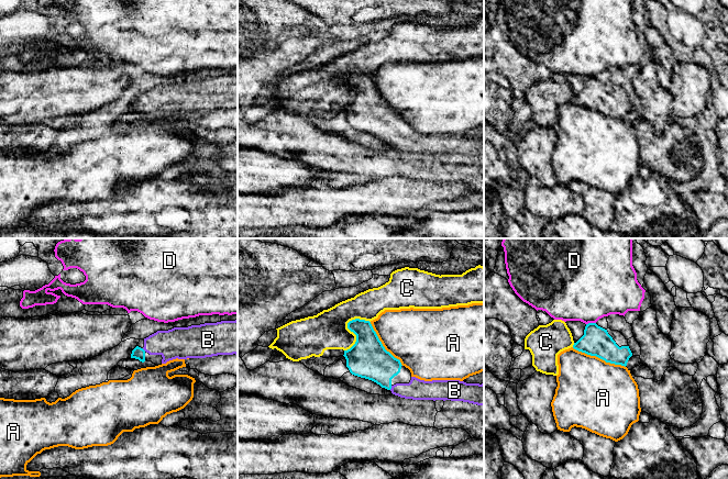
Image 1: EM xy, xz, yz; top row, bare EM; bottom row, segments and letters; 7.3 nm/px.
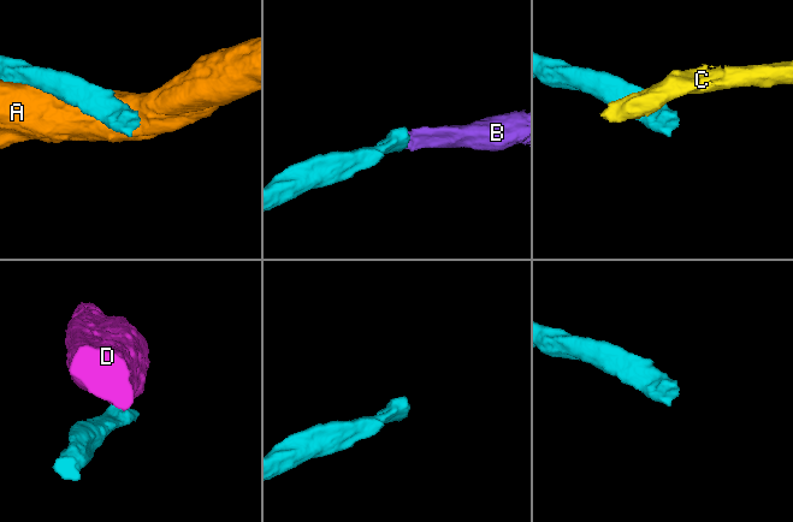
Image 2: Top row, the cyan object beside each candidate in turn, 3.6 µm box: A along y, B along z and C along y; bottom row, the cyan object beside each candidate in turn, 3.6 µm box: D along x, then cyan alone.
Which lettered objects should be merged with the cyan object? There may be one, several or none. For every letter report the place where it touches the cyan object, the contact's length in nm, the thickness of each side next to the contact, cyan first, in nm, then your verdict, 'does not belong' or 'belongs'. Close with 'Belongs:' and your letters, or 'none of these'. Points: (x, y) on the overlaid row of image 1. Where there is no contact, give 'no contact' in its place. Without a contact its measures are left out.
A: yz (598, 357) | 420 nm | 200/480 nm | does not belong
B: xz (390, 388) | 40 nm | 280/150 nm | belongs
C: xz (348, 327) | 300 nm | 260/280 nm | does not belong
D: yz (591, 323) | 70 nm | 200/460 nm | does not belong
Belongs: B

